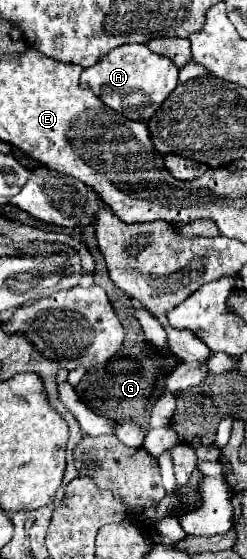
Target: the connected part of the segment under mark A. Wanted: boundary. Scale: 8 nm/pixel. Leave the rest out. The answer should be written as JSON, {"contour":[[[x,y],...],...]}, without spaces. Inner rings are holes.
{"contour":[[[124,44],[108,52],[108,56],[104,56],[92,68],[86,68],[82,72],[80,86],[92,90],[114,112],[136,122],[146,122],[162,106],[166,96],[178,86],[178,72],[180,68],[176,68],[172,60],[154,54],[146,44]],[[134,96],[144,96],[144,98],[140,100]]]}

